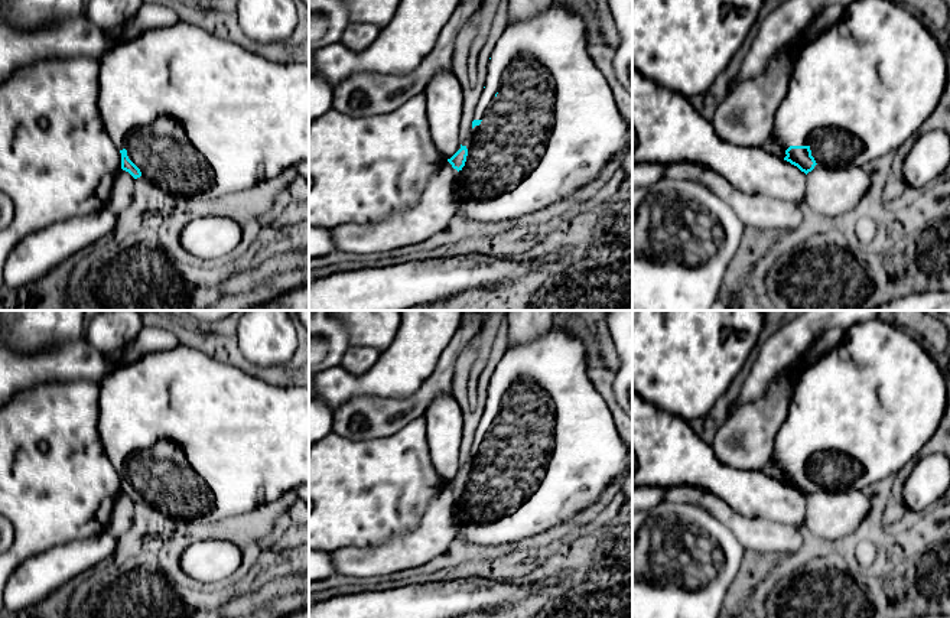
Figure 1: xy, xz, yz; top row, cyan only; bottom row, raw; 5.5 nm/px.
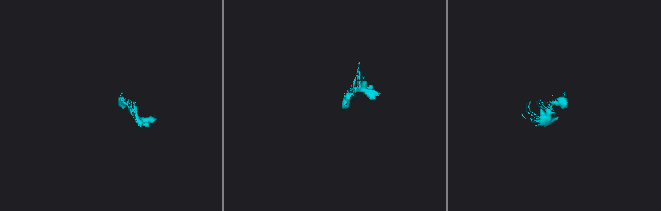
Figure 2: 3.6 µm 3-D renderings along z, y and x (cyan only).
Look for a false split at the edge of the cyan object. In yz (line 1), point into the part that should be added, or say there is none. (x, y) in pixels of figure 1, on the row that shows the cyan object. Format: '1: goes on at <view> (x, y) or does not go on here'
1: does not go on here

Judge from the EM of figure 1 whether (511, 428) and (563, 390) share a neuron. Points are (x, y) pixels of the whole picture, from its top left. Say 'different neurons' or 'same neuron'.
same neuron

